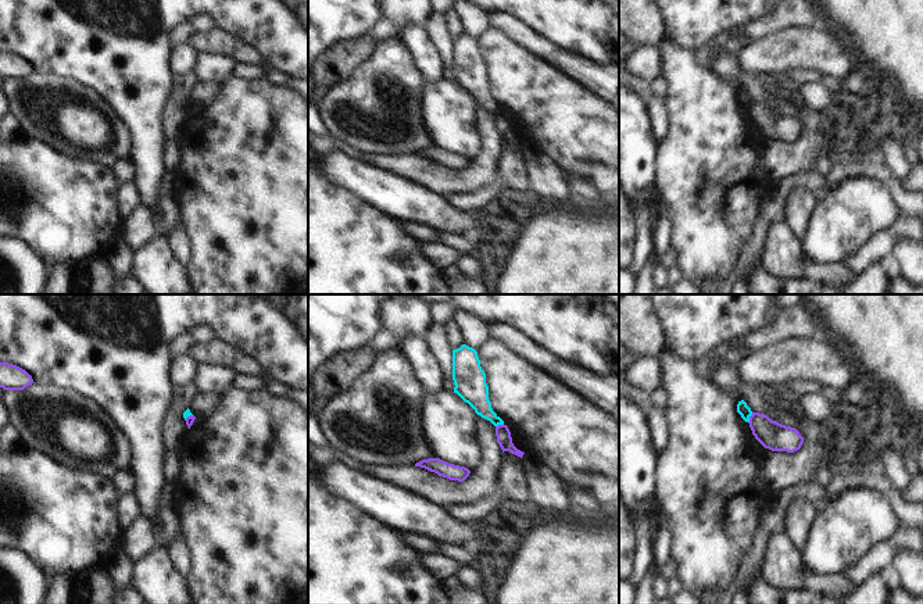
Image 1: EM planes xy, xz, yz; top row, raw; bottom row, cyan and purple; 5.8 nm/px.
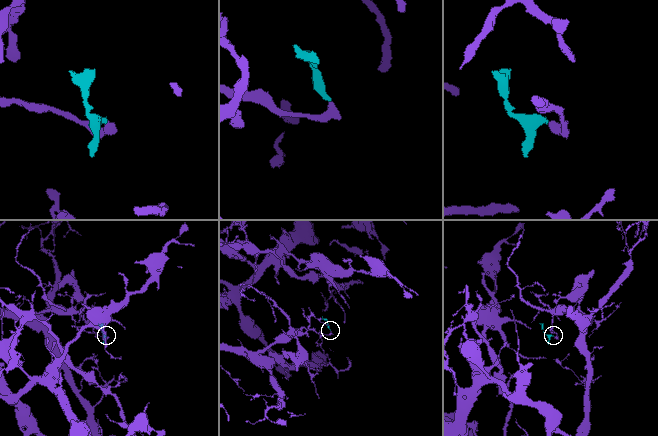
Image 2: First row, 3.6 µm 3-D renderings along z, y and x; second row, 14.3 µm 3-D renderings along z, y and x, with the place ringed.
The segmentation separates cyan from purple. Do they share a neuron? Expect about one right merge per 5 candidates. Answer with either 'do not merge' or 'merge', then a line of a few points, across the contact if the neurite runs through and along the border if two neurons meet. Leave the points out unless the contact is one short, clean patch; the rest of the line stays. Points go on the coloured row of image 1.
do not merge; line yz (752, 413), (748, 422)

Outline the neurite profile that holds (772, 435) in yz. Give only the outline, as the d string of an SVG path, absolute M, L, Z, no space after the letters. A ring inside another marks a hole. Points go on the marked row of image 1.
M752 412L748 423L755 439L772 451L794 453L804 443L804 437L795 428L772 421L765 414Z

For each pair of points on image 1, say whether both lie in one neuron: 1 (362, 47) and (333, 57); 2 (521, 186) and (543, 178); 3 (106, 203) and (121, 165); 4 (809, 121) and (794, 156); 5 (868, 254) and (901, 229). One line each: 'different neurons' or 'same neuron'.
1: same neuron
2: different neurons
3: different neurons
4: same neuron
5: same neuron

